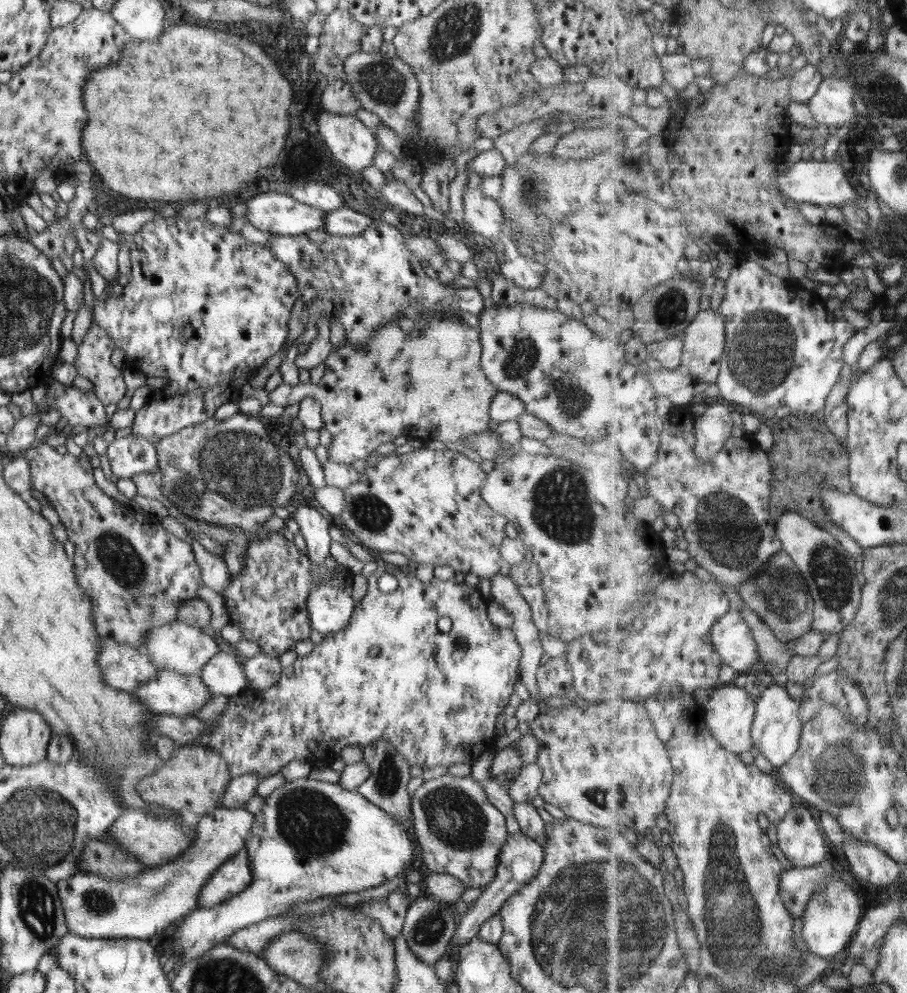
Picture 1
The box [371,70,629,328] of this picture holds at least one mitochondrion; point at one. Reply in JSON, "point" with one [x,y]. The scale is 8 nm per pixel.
{"point":[531,194]}

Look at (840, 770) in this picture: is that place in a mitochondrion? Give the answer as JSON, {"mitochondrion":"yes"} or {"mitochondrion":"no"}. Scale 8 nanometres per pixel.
{"mitochondrion":"yes"}

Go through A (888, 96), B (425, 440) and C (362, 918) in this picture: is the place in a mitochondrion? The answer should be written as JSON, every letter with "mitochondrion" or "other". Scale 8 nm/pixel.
{"A":"mitochondrion","B":"other","C":"other"}

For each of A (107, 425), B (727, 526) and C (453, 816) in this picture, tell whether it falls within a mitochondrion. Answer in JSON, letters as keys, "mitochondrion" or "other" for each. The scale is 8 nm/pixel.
{"A":"other","B":"mitochondrion","C":"mitochondrion"}

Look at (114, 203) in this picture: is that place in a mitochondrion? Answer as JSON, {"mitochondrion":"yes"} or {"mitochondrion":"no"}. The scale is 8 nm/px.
{"mitochondrion":"no"}

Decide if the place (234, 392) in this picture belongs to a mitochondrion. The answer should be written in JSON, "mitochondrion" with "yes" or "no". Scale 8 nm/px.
{"mitochondrion":"no"}

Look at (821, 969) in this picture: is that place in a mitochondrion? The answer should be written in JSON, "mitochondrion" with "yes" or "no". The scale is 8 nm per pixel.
{"mitochondrion":"no"}

